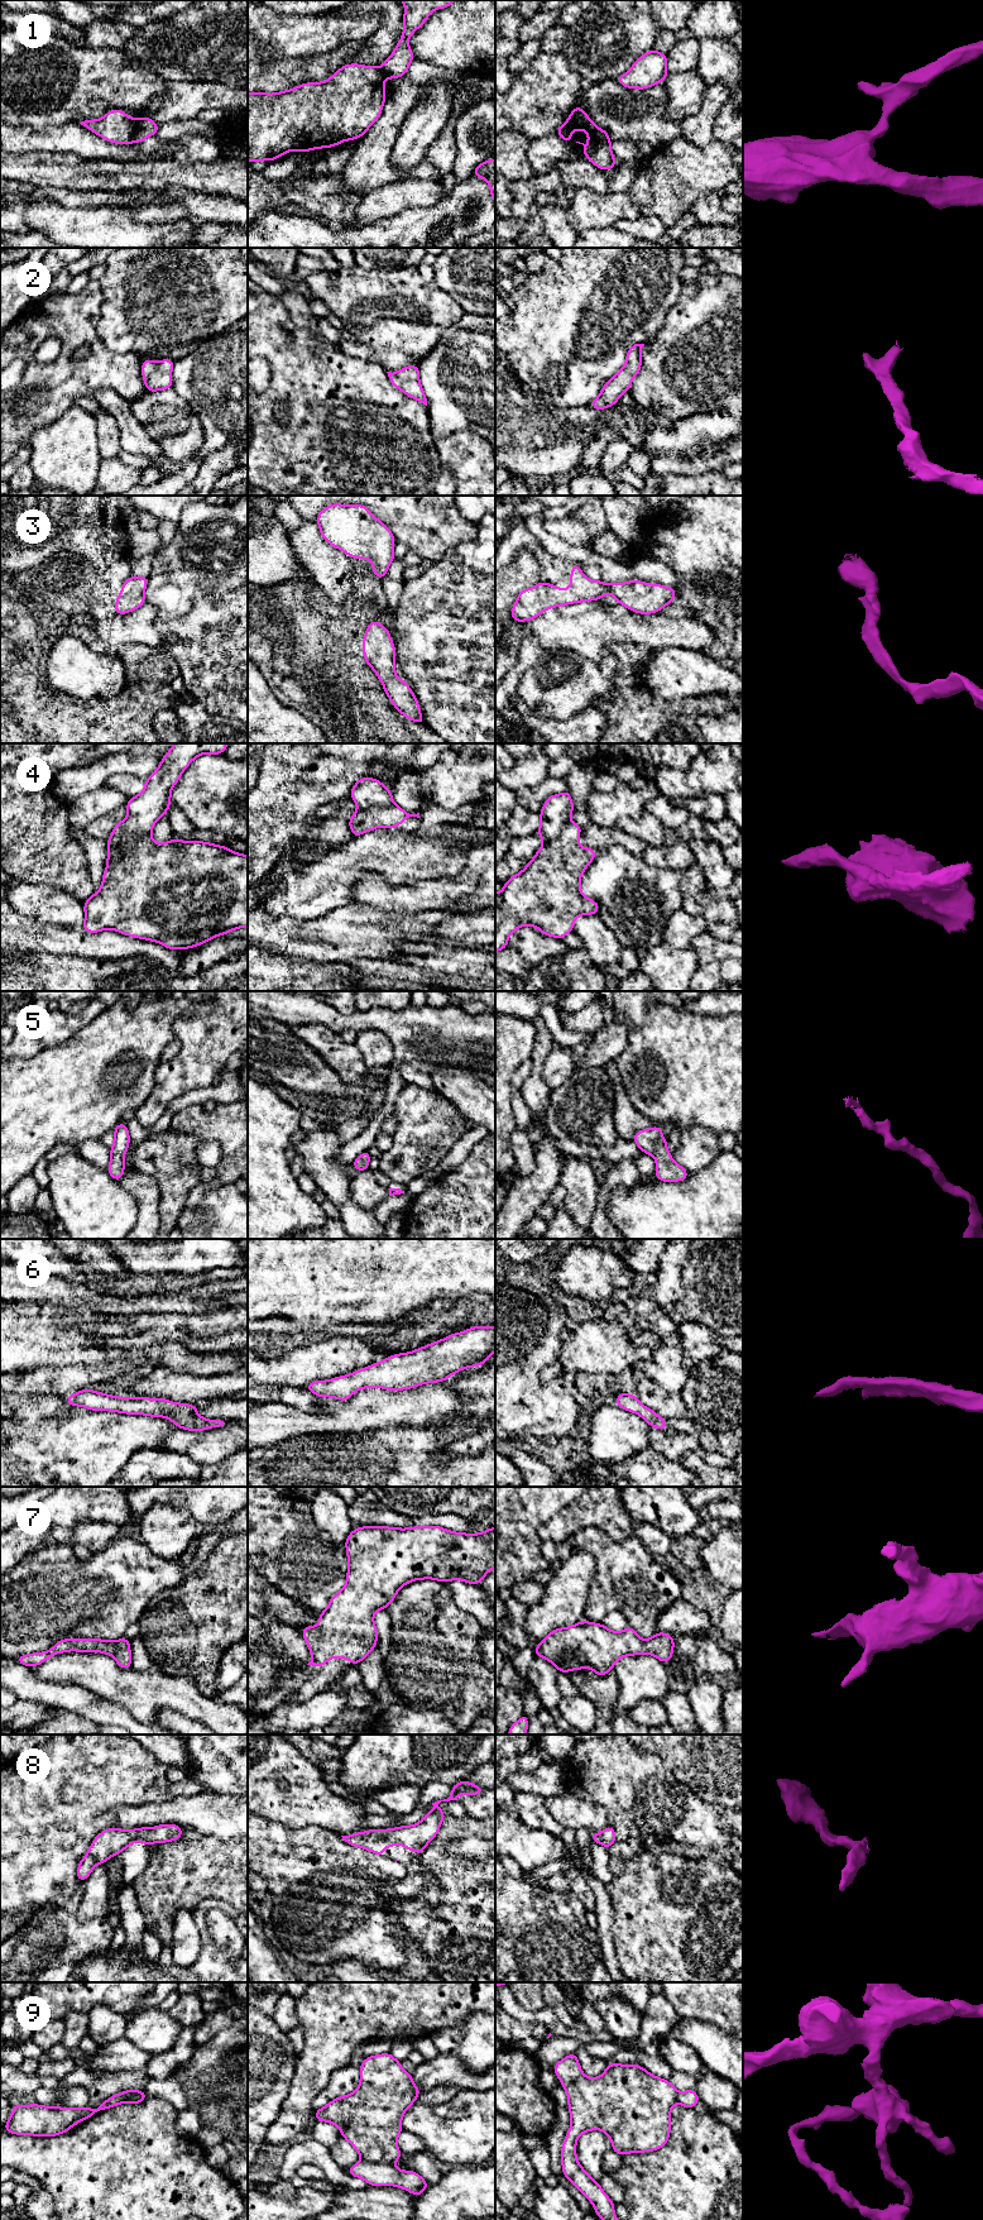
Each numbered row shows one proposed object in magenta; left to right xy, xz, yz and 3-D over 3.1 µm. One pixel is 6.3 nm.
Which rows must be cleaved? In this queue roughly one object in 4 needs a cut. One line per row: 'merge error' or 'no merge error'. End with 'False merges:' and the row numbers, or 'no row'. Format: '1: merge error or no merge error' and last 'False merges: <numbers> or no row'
1: merge error
2: no merge error
3: no merge error
4: merge error
5: no merge error
6: no merge error
7: no merge error
8: no merge error
9: merge error
False merges: 1, 4, 9

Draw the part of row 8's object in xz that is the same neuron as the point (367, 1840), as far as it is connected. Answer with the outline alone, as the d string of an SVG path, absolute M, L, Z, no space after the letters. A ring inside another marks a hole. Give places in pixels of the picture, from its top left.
M462 1780L455 1785L452 1785L451 1794L447 1799L443 1800L437 1800L432 1803L433 1810L430 1810L421 1822L413 1824L413 1826L401 1826L397 1828L387 1828L384 1831L377 1831L377 1829L369 1829L366 1832L359 1832L349 1836L341 1836L342 1839L355 1847L365 1848L375 1855L384 1856L384 1848L385 1847L392 1847L394 1845L402 1845L406 1847L408 1851L416 1851L418 1857L423 1852L425 1847L436 1837L436 1834L440 1831L440 1826L443 1821L443 1818L447 1815L443 1813L440 1808L438 1804L441 1802L450 1802L450 1800L457 1800L457 1798L461 1794L471 1794L471 1795L479 1795L485 1791L484 1788L474 1785L469 1783L467 1780Z

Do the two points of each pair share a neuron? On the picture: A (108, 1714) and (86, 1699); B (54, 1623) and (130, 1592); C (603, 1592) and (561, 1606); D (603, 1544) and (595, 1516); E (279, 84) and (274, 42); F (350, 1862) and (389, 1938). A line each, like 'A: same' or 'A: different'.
A: same
B: same
C: different
D: different
E: different
F: same

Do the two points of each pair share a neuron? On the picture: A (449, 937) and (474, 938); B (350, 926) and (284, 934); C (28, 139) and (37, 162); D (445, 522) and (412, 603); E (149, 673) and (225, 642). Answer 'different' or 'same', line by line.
A: same
B: same
C: different
D: different
E: different

